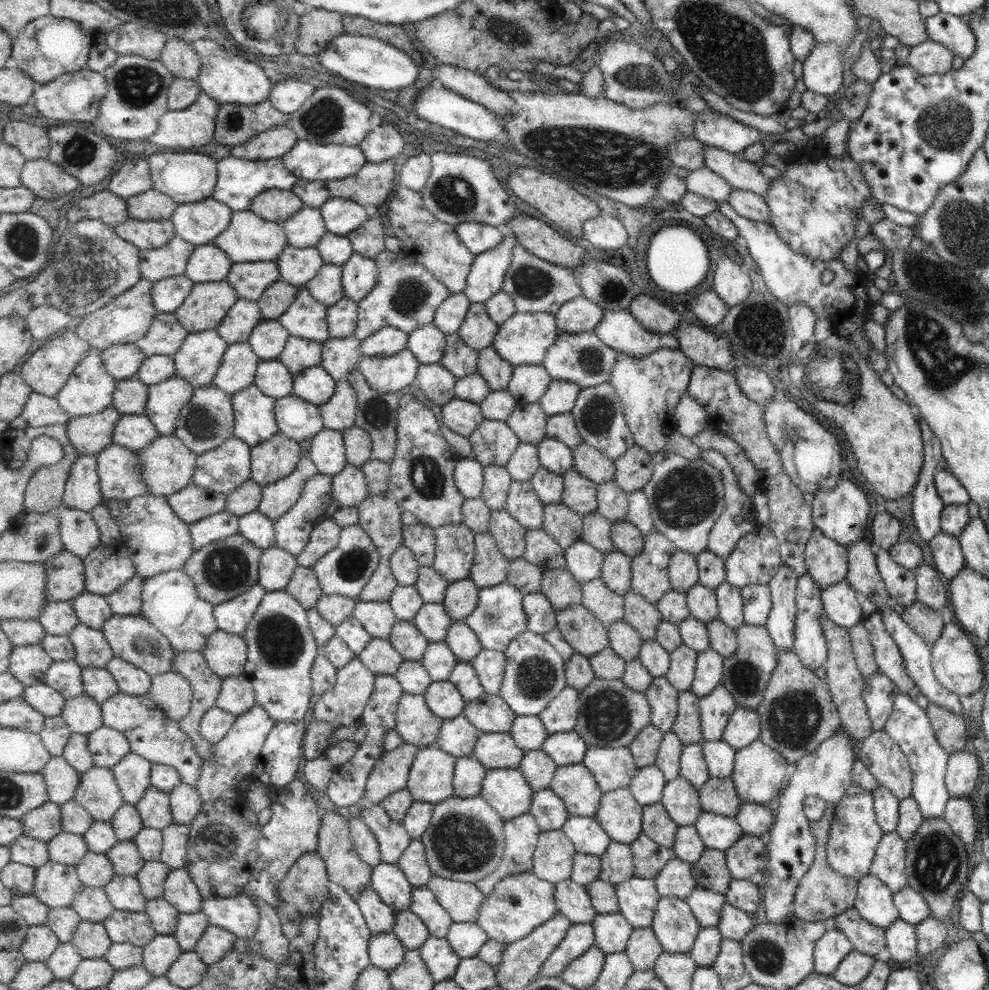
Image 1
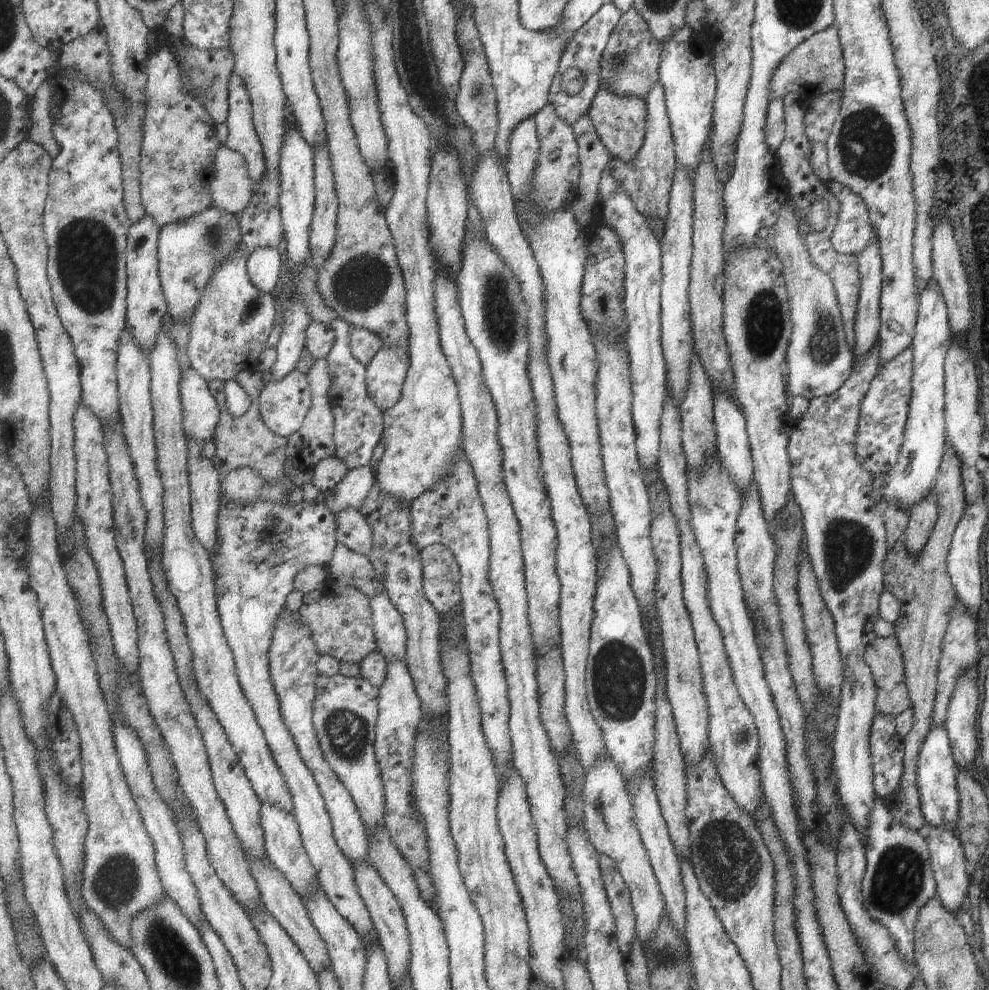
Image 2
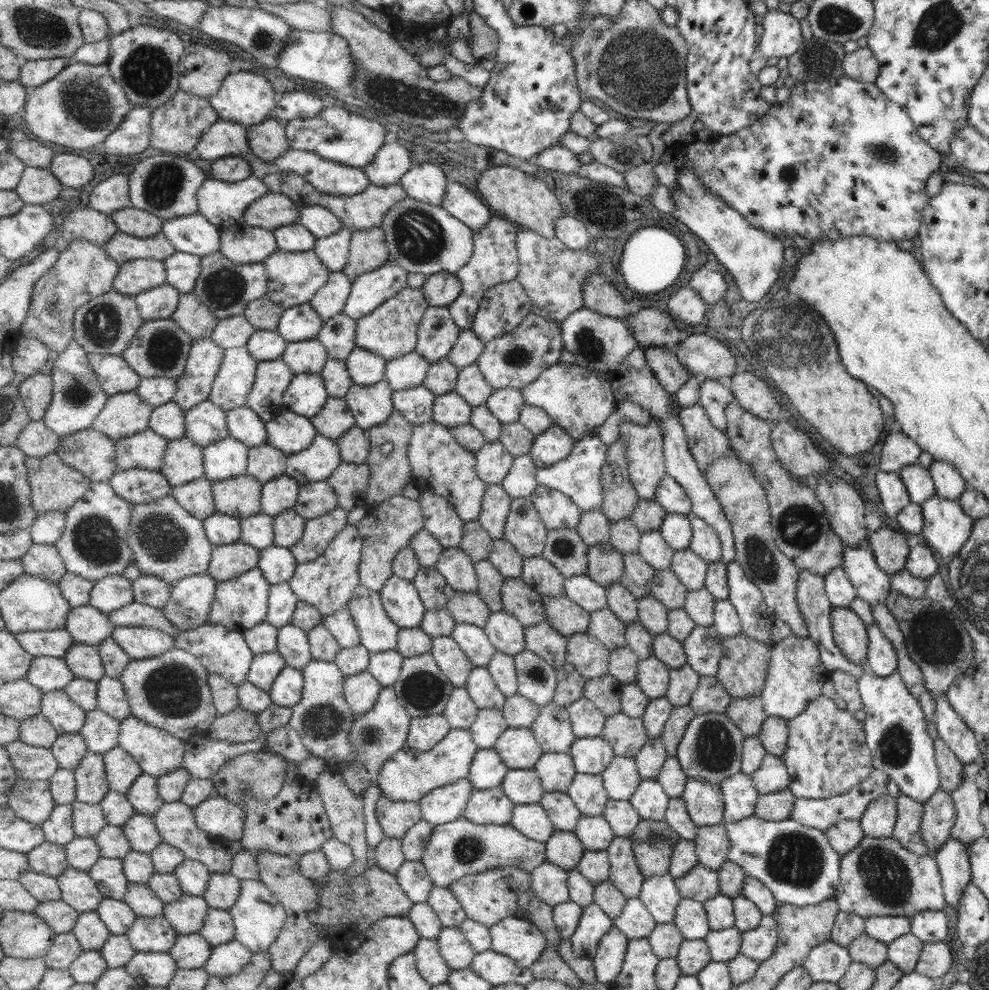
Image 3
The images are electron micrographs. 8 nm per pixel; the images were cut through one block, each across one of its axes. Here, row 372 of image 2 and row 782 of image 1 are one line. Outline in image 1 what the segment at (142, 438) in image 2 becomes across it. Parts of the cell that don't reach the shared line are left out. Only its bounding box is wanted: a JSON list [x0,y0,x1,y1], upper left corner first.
[112,752,152,805]

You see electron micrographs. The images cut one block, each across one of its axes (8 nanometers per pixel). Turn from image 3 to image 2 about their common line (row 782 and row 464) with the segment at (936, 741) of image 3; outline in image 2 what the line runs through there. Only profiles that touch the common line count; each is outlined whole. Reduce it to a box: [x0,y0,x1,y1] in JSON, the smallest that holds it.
[882,446,967,832]

